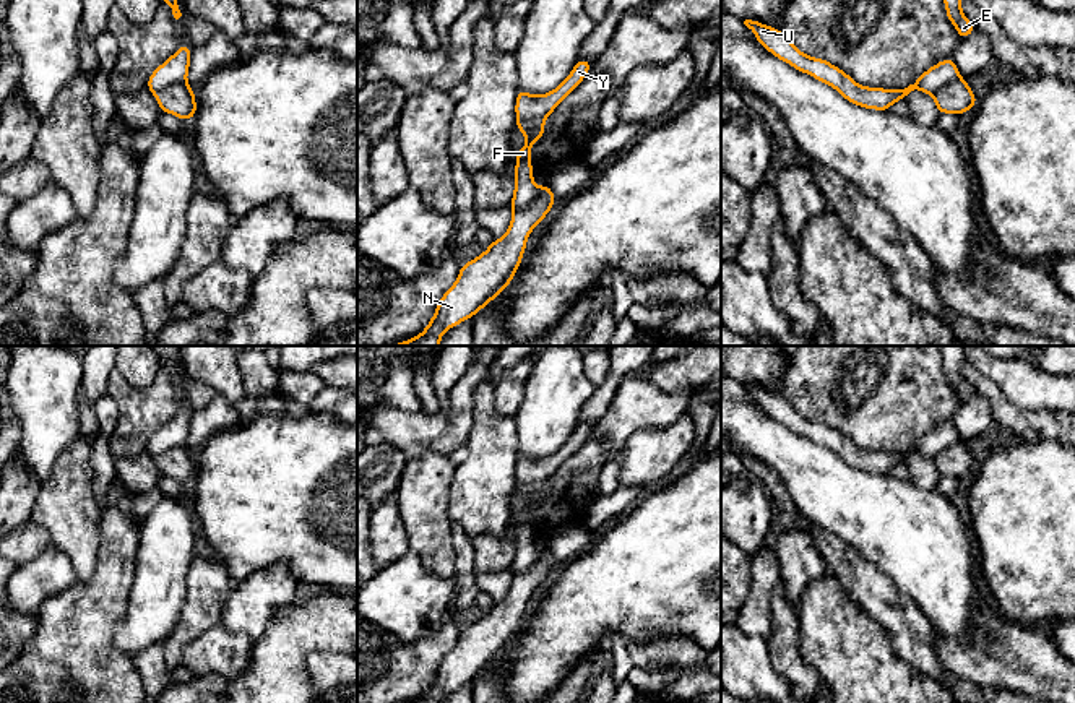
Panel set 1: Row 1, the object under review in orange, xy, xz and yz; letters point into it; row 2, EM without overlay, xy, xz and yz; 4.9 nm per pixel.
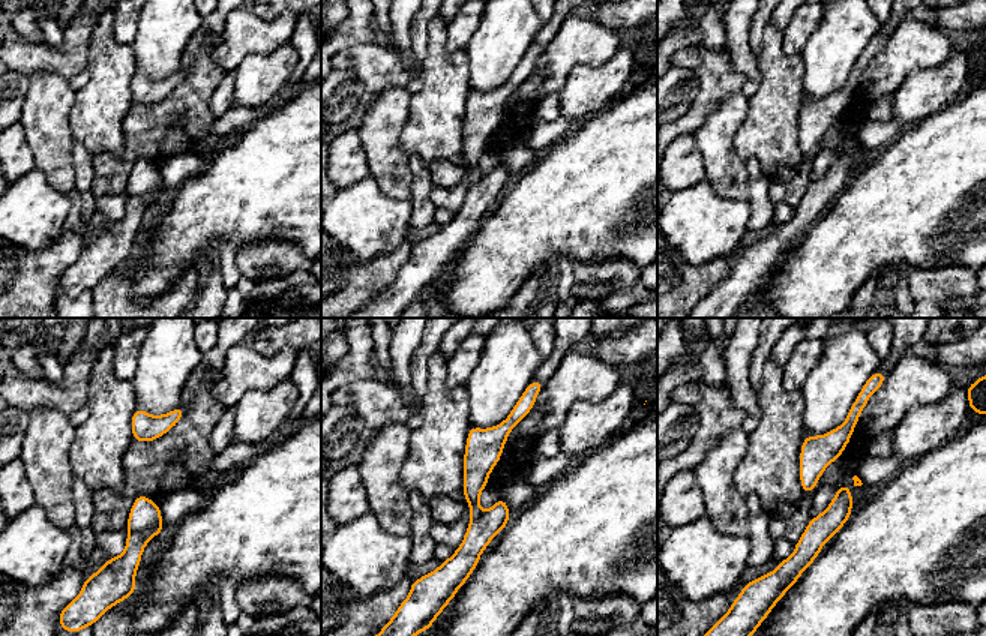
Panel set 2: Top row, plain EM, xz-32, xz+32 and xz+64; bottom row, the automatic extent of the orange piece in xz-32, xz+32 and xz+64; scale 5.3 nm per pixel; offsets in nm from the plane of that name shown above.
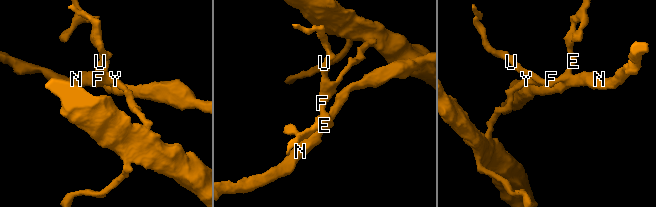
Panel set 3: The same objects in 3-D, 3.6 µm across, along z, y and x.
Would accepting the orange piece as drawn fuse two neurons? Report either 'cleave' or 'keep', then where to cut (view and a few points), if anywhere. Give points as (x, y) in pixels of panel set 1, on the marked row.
cleave; cut in xz along (541, 189), (530, 203), (513, 211)

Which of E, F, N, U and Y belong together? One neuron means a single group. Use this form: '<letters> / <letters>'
E F U Y / N

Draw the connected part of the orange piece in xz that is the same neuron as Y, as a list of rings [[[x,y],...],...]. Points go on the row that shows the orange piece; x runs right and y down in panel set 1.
[[[580,58],[570,75],[550,93],[531,96],[518,88],[515,127],[526,136],[526,144],[516,151],[515,192],[510,203],[513,211],[526,208],[539,196],[541,187],[533,182],[531,146],[542,138],[546,119],[586,78],[589,70],[591,62]]]

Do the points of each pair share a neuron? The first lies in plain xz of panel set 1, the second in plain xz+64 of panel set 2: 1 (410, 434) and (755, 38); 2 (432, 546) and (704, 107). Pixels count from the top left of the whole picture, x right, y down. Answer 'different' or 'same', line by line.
1: same
2: different

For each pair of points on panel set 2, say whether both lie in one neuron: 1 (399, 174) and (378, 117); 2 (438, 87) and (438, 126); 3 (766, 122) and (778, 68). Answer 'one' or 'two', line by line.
1: one
2: one
3: one

